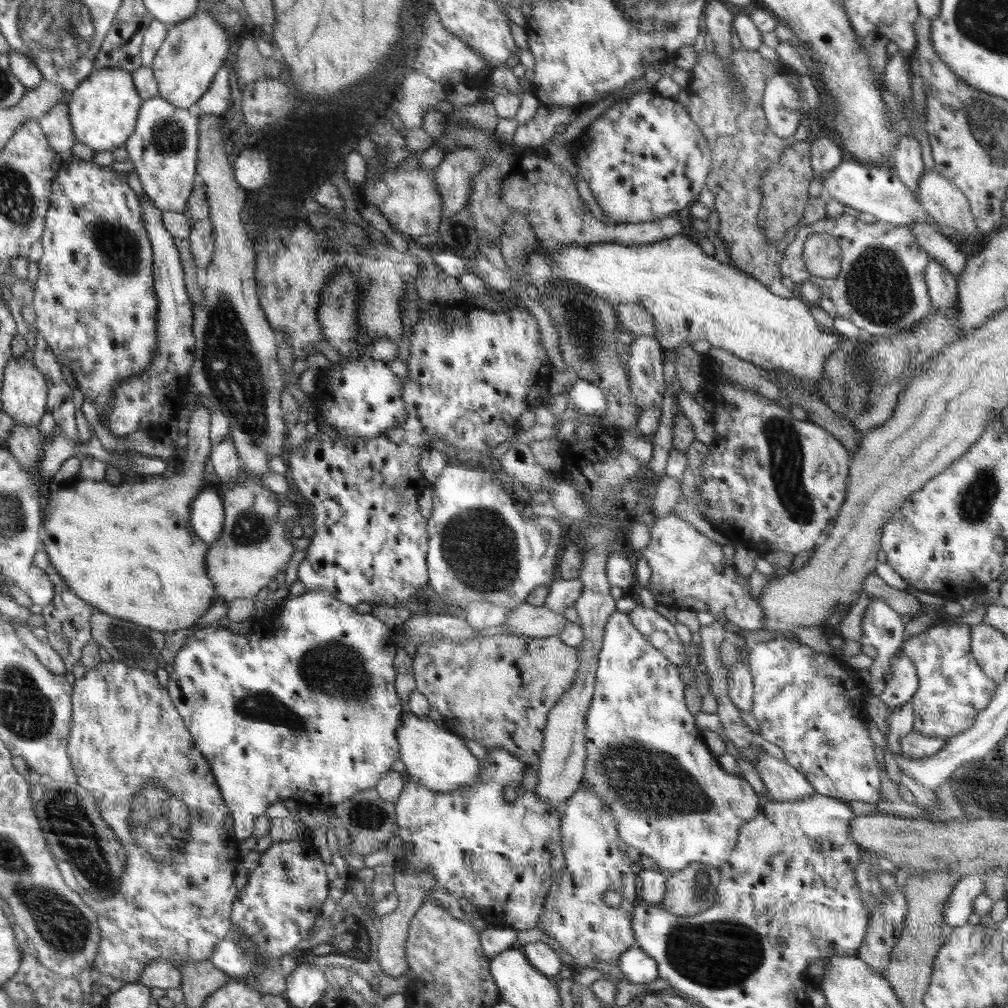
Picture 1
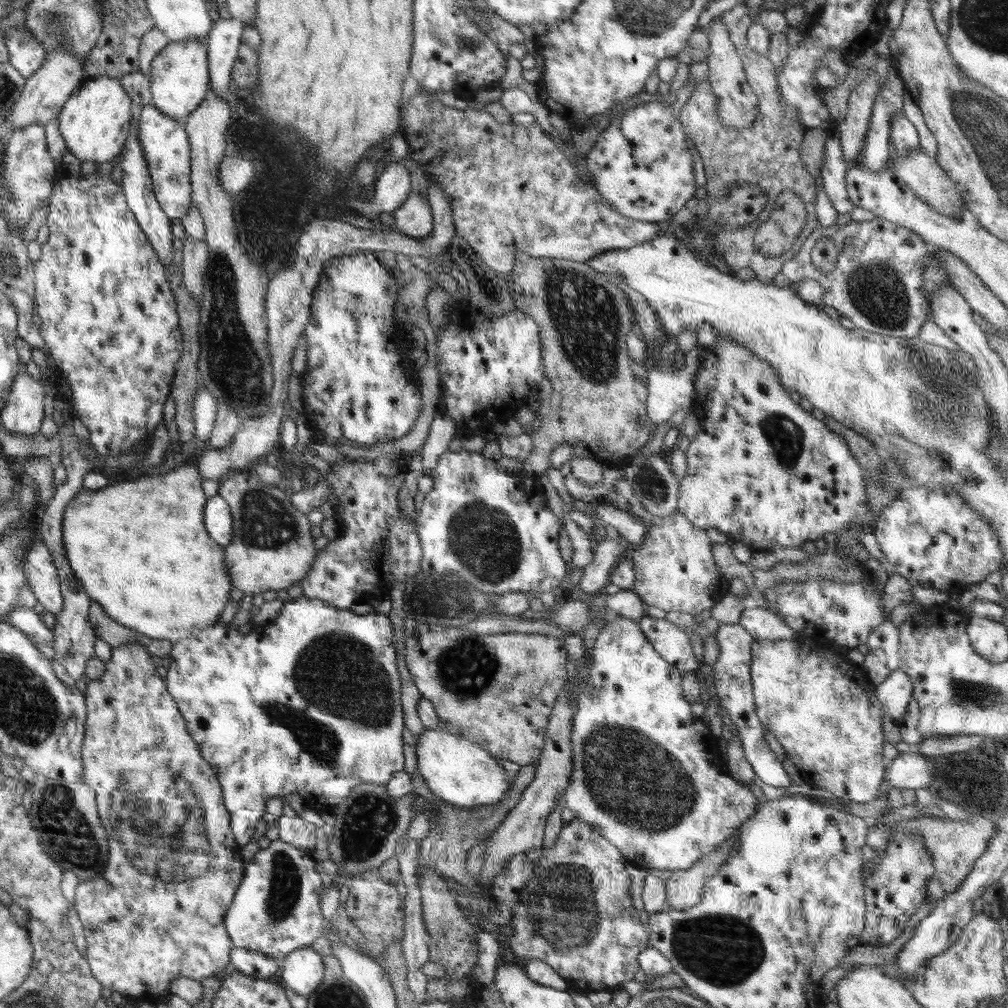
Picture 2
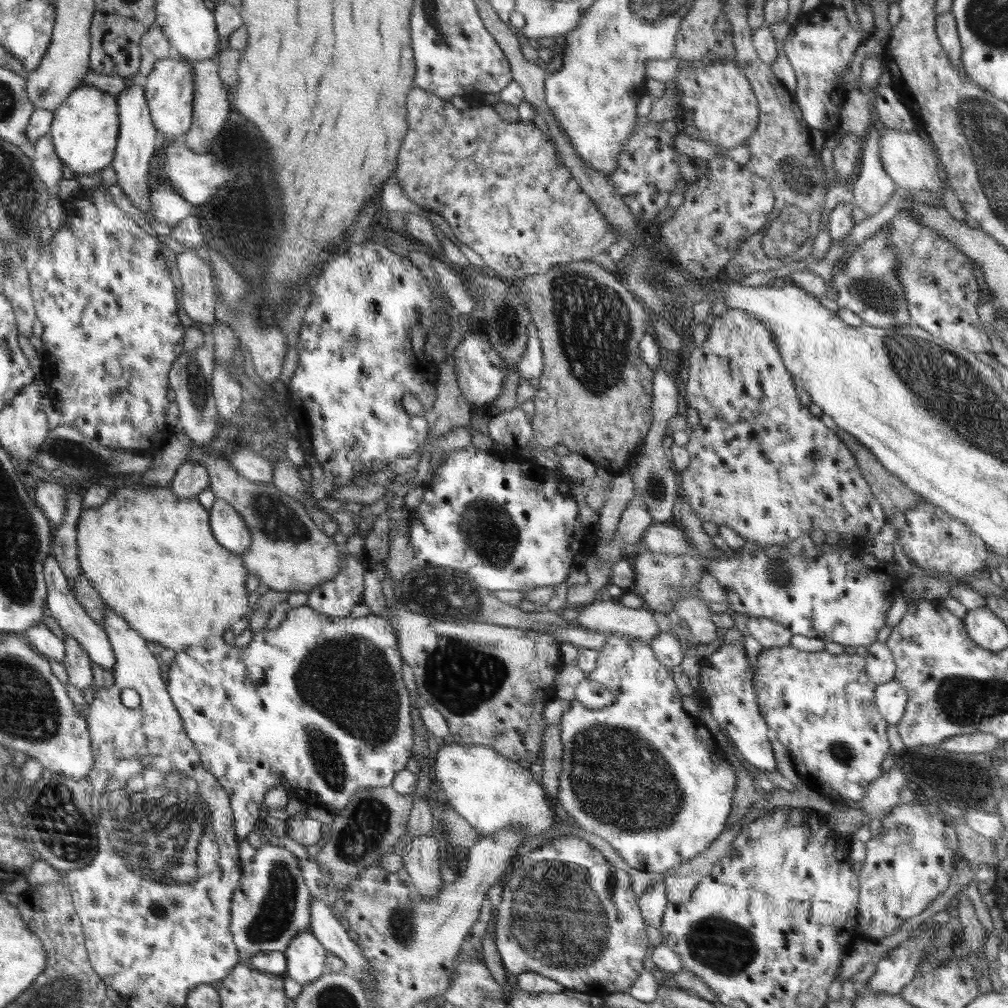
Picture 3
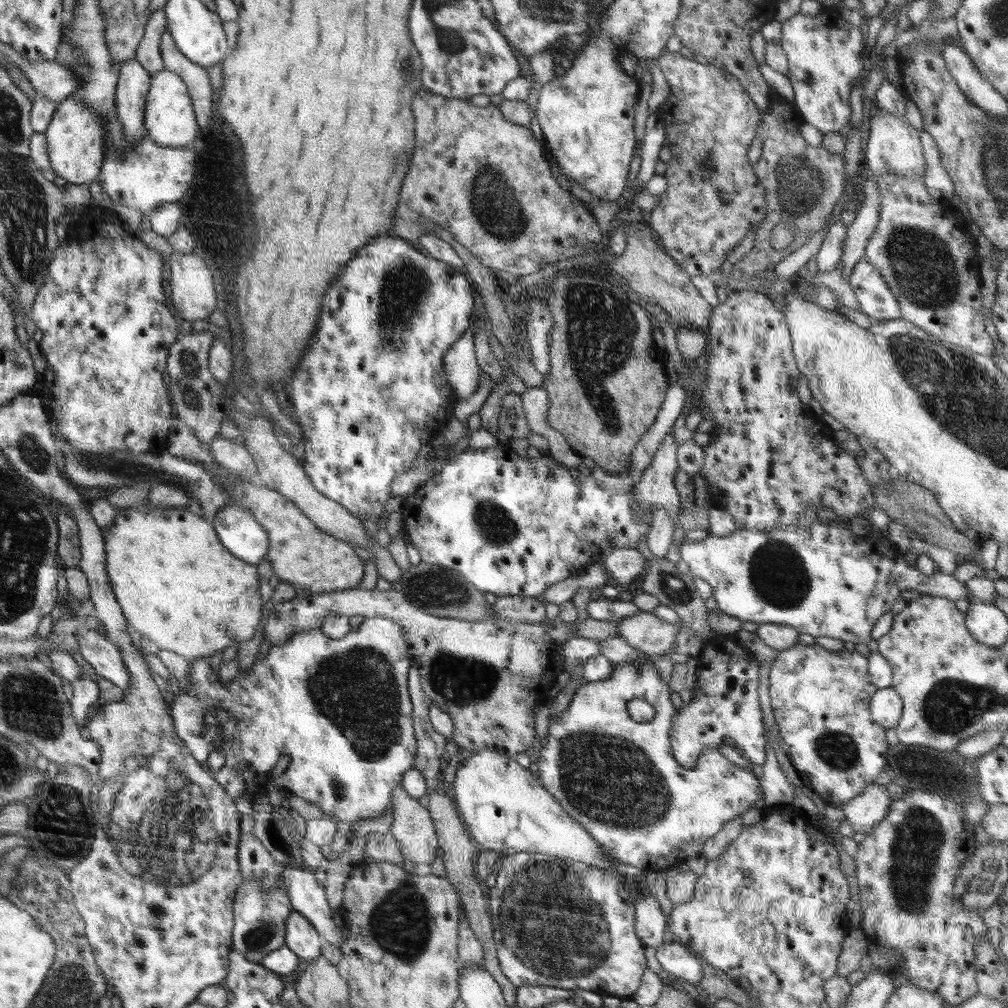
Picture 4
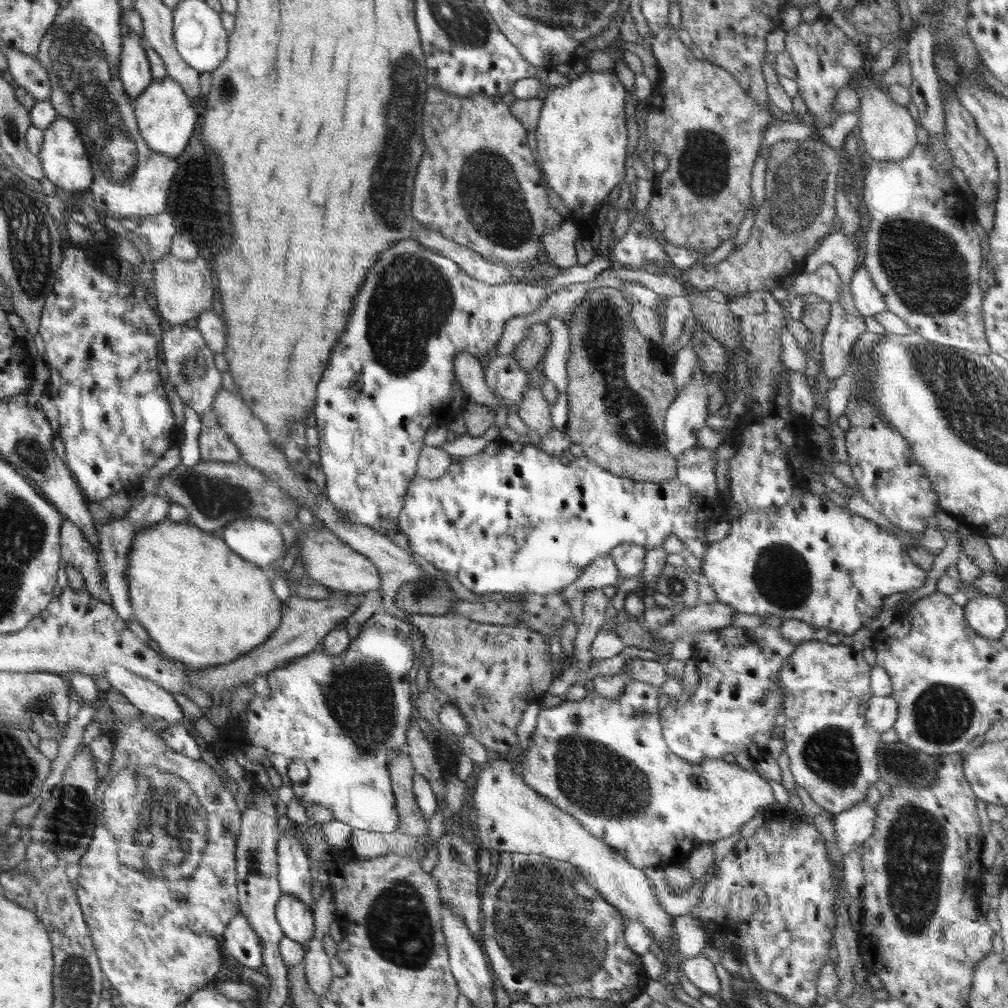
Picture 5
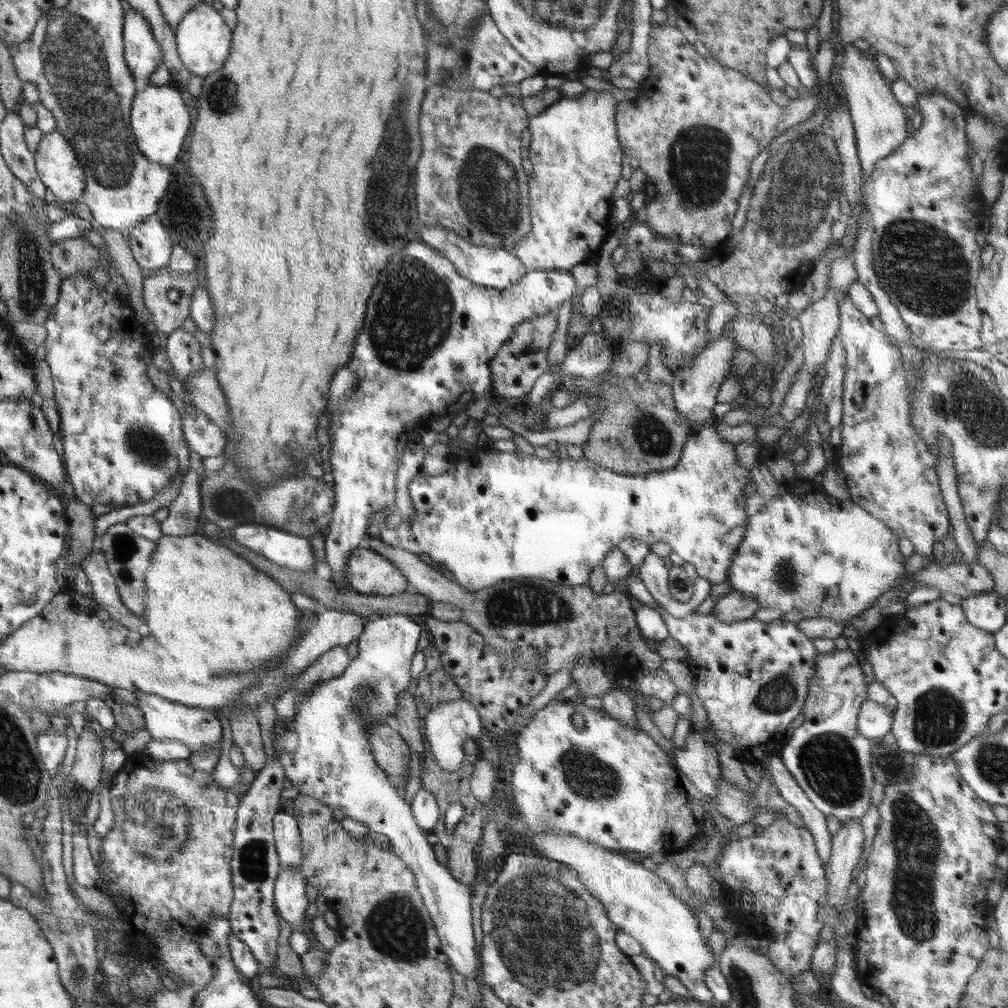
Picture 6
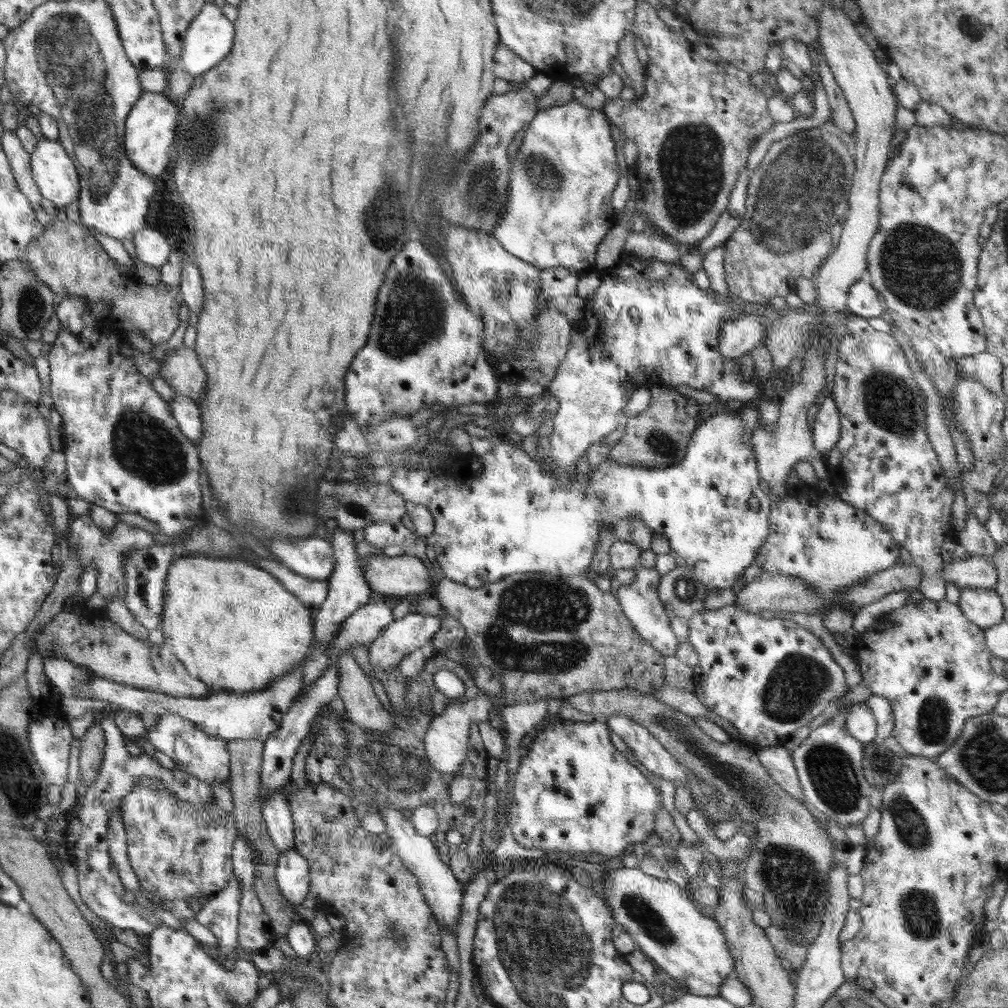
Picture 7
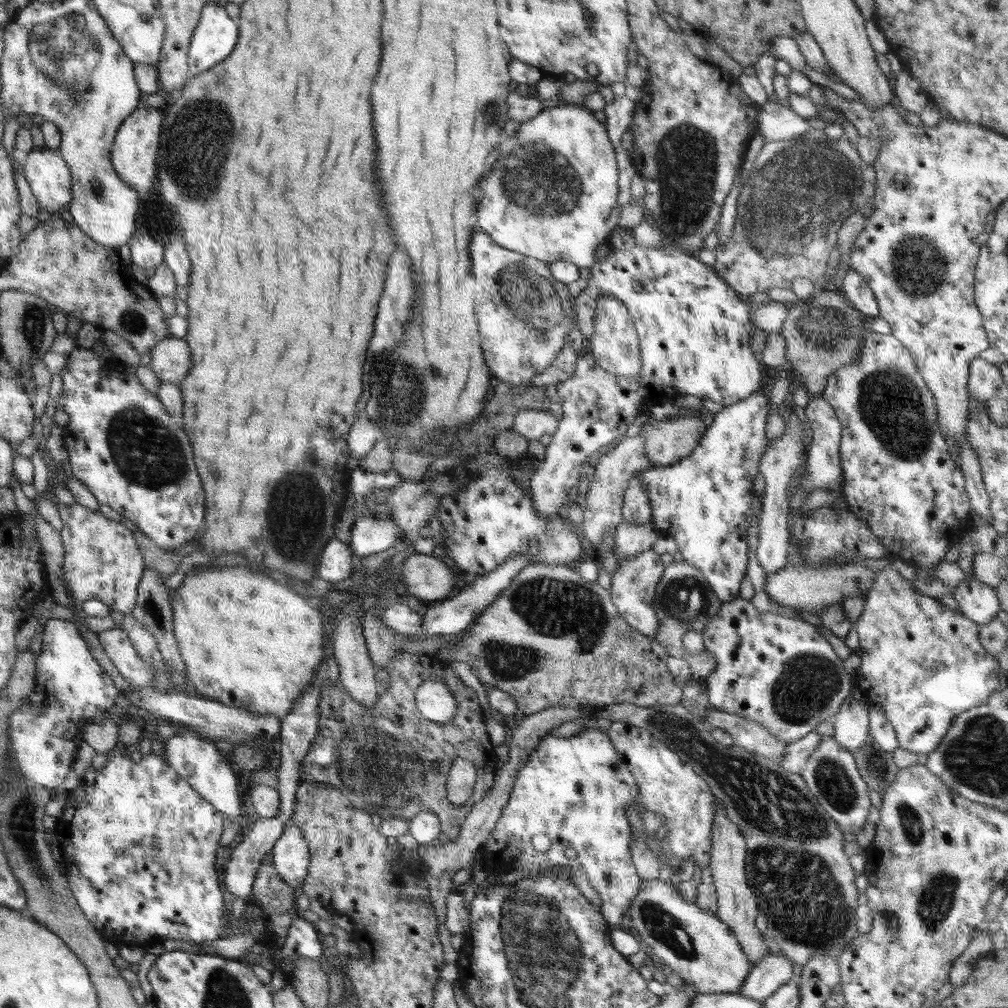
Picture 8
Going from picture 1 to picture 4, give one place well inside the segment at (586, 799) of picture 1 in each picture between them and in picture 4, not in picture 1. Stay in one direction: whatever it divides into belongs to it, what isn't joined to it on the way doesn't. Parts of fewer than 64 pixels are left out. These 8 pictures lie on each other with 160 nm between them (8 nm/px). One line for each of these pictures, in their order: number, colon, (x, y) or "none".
2: (575, 913)
3: (562, 915)
4: (559, 923)

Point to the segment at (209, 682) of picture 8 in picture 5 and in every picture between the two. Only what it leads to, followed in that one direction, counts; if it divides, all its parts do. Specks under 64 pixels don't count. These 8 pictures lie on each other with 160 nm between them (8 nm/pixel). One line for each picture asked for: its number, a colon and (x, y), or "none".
5: (199, 601)
6: (204, 602)
7: (235, 626)

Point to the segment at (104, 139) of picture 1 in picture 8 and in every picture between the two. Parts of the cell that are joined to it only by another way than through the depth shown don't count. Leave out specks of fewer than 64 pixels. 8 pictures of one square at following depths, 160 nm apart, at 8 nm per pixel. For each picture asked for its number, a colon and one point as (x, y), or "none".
2: (94, 123)
3: (85, 130)
4: (75, 139)
5: (63, 158)
6: (55, 160)
7: (52, 170)
8: (49, 177)

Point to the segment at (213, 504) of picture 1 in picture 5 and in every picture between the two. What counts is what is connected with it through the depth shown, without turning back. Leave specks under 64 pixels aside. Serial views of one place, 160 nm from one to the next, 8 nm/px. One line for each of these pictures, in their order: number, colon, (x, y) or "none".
2: (218, 518)
3: (230, 530)
4: (240, 532)
5: (259, 541)

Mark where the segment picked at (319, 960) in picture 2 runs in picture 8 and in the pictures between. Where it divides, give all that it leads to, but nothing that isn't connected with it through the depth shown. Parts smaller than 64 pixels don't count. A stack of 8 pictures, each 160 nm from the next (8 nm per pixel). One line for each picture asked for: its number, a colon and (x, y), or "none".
3: (306, 955)
4: (302, 938)
5: (293, 915)
6: (290, 899)
7: (291, 872)
8: (289, 855)

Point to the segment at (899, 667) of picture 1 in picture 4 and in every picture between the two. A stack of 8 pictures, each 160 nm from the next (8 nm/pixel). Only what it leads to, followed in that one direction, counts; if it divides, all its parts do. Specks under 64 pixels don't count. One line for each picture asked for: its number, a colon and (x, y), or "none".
2: (895, 692)
3: (891, 699)
4: (886, 706)

